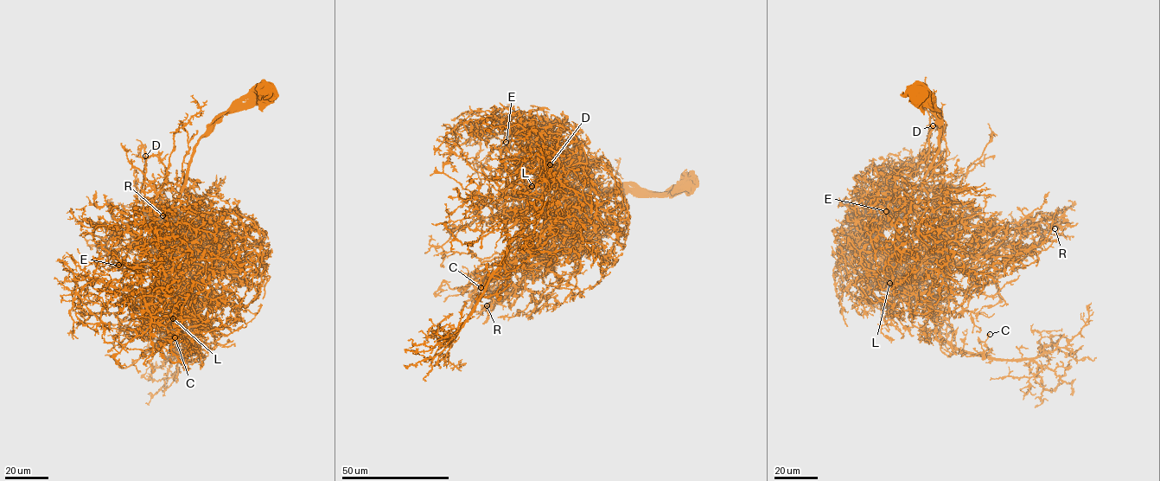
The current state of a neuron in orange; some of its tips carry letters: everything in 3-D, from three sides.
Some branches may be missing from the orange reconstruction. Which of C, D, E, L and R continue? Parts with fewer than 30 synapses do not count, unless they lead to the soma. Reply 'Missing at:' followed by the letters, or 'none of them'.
Missing at: D, E

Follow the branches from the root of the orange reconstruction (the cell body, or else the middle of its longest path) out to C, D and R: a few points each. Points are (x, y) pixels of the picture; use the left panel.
C: (265, 93), (229, 111), (199, 140), (187, 182), (171, 208), (165, 245), (180, 292), (184, 359), (175, 337)
D: (265, 93), (246, 99), (214, 124), (199, 140), (187, 179), (178, 184), (153, 190), (144, 181), (145, 156)
R: (265, 93), (194, 149), (183, 188), (201, 198), (192, 219), (194, 208), (213, 224), (162, 215)

